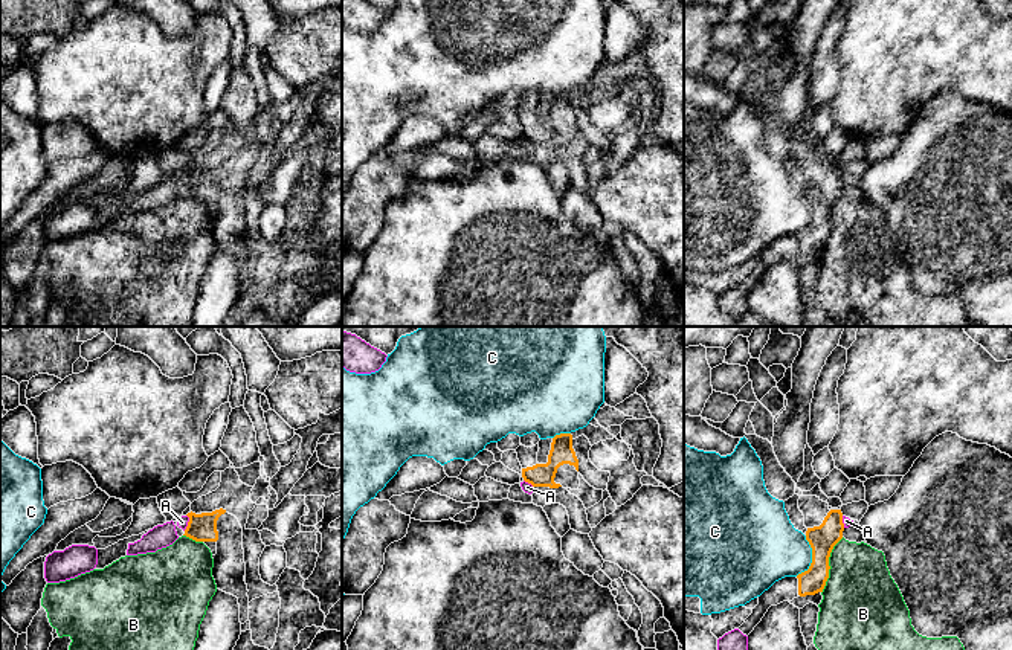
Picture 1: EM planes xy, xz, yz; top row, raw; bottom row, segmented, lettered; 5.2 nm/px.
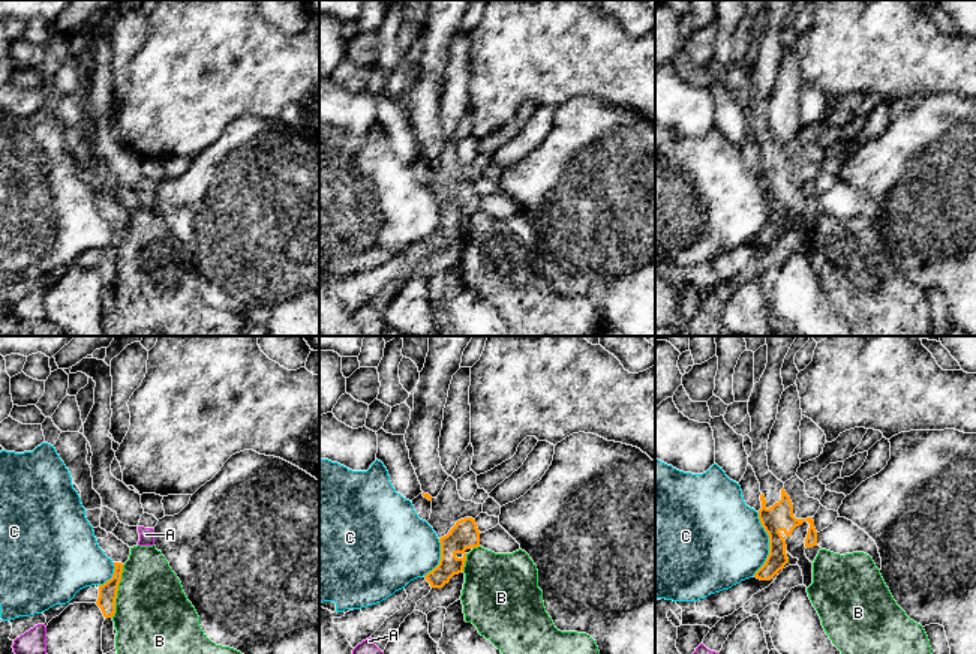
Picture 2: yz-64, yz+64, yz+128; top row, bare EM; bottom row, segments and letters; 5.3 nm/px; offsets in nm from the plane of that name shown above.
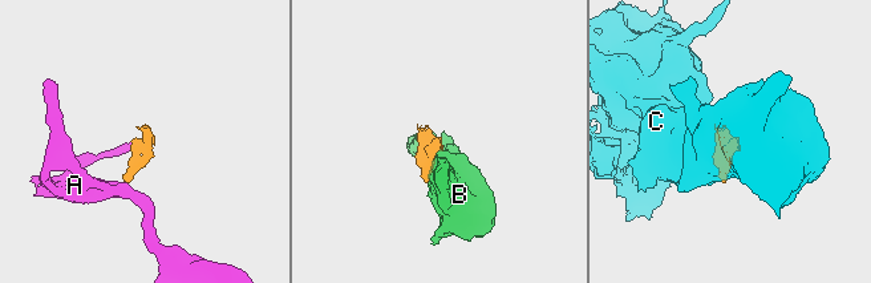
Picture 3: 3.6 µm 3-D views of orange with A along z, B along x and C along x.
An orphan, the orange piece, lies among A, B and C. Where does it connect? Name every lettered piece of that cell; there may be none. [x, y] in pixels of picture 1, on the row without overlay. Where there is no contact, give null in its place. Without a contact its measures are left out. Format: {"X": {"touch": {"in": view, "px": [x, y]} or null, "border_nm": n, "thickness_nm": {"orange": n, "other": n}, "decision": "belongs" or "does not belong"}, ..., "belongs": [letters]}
{"A": {"touch": {"in": "xy", "px": [188, 180]}, "border_nm": 90, "thickness_nm": {"orange": 140, "other": 60}, "decision": "does not belong"}, "B": {"touch": {"in": "yz", "px": [828, 223]}, "border_nm": 320, "thickness_nm": {"orange": 140, "other": 400}, "decision": "does not belong"}, "C": {"touch": {"in": "yz", "px": [812, 217]}, "border_nm": 220, "thickness_nm": {"orange": 140, "other": 360}, "decision": "does not belong"}, "belongs": []}

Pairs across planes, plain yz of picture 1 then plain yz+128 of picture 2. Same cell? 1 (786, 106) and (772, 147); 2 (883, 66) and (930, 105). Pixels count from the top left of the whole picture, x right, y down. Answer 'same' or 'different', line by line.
1: same
2: different

